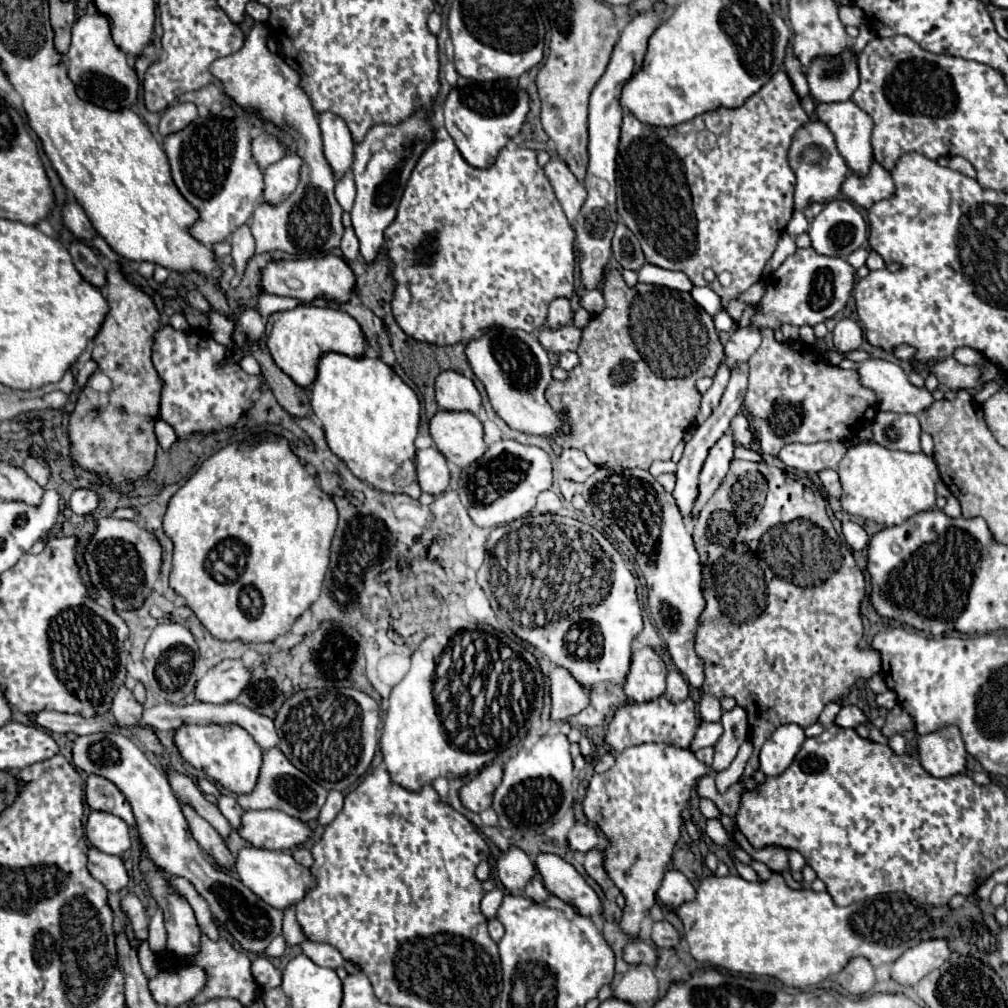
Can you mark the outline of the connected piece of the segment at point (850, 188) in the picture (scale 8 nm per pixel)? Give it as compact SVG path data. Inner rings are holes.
M876 160L870 164L870 172L866 176L846 176L842 184L842 192L848 200L856 202L862 208L870 208L874 202L890 198L894 192L894 182L890 172L882 168Z

